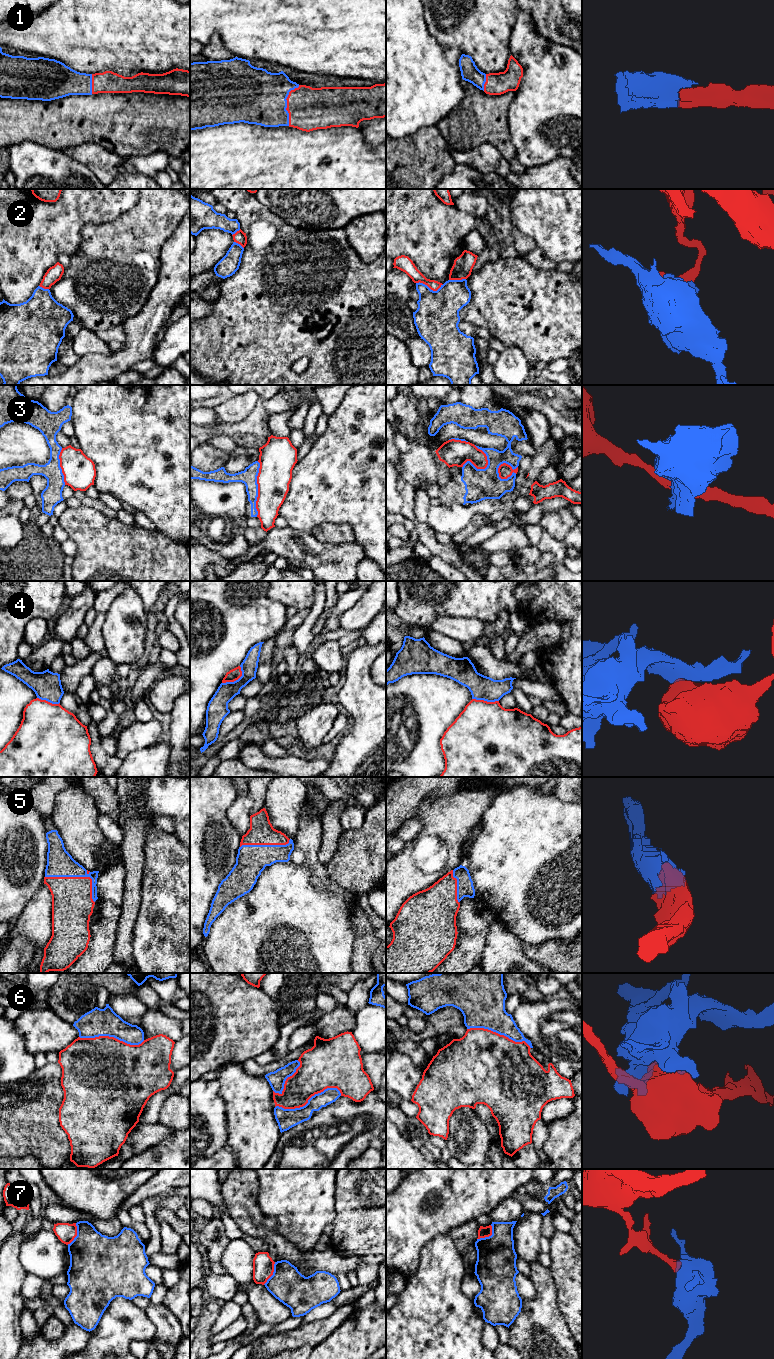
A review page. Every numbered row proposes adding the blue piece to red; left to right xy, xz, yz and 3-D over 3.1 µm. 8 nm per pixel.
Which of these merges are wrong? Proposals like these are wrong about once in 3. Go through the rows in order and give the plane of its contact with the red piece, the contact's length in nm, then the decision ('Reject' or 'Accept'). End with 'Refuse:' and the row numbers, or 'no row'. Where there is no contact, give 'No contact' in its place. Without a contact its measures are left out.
1: Touches red in xz. Shared border 340 nm. Accept
2: Touches red in yz. Shared border 220 nm. Reject
3: Touches red in xz. Shared border 440 nm. Reject
4: Touches red in xz. Shared border 200 nm. Reject
5: Touches red in xy. Shared border 460 nm. Accept
6: Touches red in xz. Shared border 550 nm. Reject
7: Touches red in yz. Shared border 170 nm. Reject
Refuse: 2, 3, 4, 6, 7

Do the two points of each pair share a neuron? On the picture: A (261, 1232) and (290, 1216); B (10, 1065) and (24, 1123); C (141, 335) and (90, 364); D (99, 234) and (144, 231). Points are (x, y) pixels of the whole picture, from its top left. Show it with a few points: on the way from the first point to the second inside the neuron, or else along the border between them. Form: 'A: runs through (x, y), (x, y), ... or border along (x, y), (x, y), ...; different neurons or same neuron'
A: border along (277, 1233), (296, 1247); different neurons
B: border along (34, 1069), (25, 1078), (10, 1083); different neurons
C: runs through (130, 348), (114, 364), (103, 364); same neuron
D: runs through (110, 234), (133, 234); same neuron

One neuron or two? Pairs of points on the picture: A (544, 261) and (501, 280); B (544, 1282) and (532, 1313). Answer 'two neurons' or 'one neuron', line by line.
A: two neurons
B: one neuron

